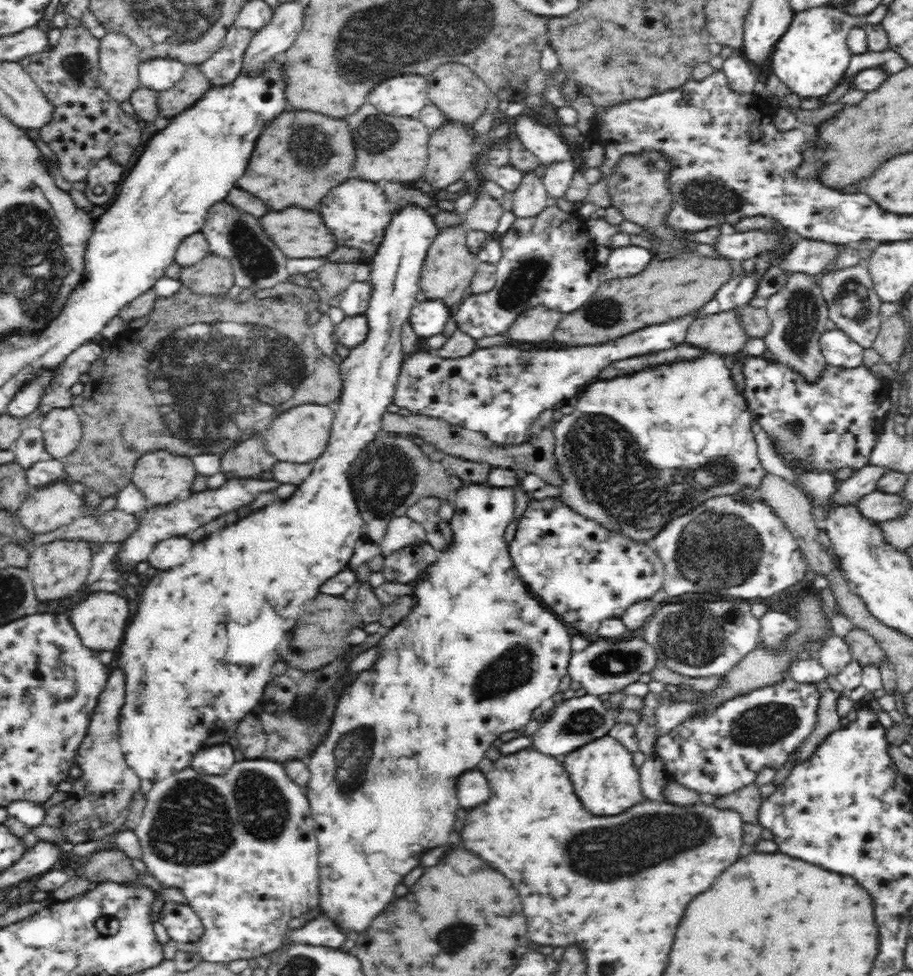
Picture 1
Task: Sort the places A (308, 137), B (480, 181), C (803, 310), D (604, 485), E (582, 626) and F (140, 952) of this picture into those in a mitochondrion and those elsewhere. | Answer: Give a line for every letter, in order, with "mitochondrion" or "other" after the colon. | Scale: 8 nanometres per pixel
A: mitochondrion
B: other
C: mitochondrion
D: mitochondrion
E: other
F: other

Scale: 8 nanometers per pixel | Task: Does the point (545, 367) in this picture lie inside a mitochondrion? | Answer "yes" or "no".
no

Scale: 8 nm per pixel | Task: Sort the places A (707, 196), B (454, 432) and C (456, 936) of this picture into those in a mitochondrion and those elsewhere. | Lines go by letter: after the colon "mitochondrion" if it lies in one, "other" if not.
A: mitochondrion
B: other
C: mitochondrion

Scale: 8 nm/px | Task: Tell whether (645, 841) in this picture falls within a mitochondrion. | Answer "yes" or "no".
yes

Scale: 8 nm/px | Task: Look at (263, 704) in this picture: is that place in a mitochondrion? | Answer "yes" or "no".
no

